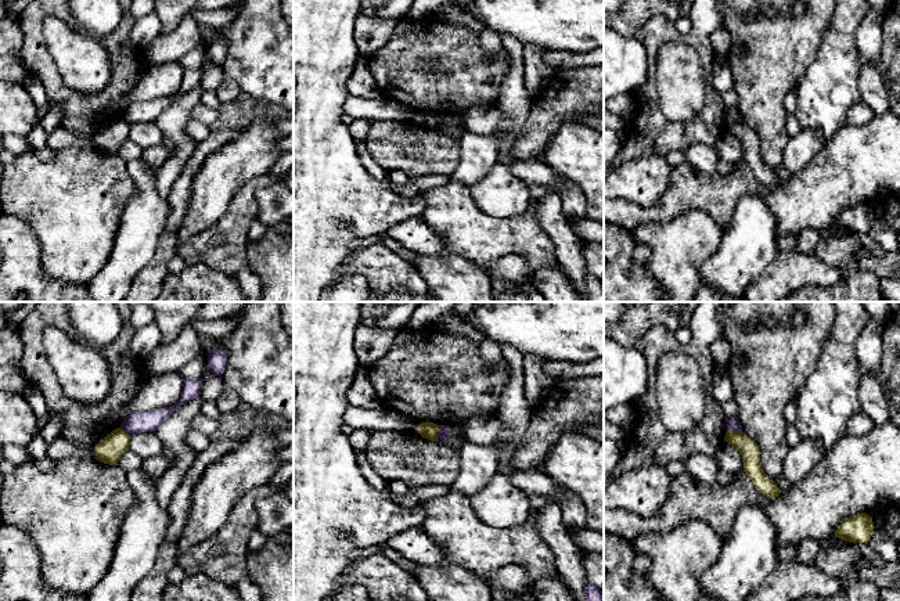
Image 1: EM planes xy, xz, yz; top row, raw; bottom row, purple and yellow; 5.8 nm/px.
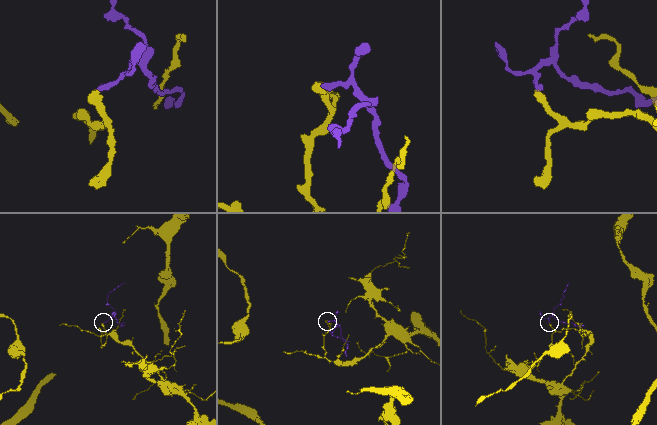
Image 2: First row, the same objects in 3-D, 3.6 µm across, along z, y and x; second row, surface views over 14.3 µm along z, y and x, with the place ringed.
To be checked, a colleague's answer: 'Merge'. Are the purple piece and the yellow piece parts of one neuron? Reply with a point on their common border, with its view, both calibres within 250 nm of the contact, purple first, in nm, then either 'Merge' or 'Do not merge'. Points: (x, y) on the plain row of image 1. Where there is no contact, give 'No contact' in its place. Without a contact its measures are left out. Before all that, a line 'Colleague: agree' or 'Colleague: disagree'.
Colleague: disagree
Touches purple at xz (438, 123). Thickness 70 nm (purple) against 100 nm. Do not merge

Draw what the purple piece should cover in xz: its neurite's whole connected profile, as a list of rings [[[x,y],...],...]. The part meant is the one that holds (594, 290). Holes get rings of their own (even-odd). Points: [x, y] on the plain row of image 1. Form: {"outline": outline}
{"outline": [[[586,271],[584,282],[590,302],[604,302],[602,281]]]}

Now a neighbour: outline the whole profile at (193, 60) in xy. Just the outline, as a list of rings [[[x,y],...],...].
[[[201,43],[188,51],[179,62],[184,69],[199,69],[208,55],[208,44]]]

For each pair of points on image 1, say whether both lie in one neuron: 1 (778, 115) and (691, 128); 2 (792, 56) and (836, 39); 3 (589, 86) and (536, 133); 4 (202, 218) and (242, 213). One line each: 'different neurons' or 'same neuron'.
1: different neurons
2: different neurons
3: same neuron
4: different neurons

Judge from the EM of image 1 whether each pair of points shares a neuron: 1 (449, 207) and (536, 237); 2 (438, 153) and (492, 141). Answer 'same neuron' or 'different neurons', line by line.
1: same neuron
2: different neurons

